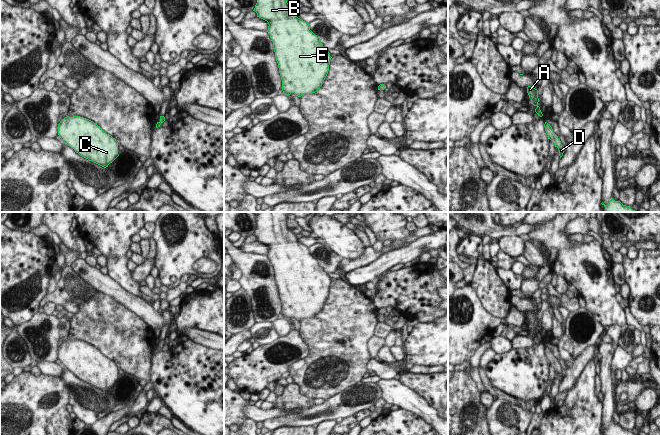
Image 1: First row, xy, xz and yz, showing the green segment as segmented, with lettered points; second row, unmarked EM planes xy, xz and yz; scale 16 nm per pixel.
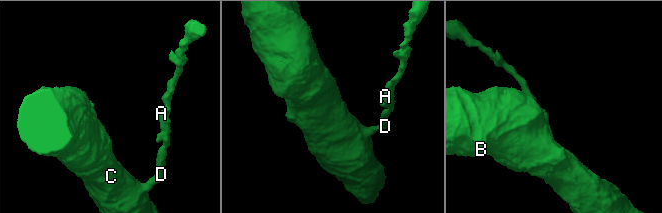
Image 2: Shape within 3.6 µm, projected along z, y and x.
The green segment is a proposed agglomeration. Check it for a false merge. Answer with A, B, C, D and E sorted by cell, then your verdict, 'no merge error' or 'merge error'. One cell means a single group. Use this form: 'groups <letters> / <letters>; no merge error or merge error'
groups A B C D E; no merge error

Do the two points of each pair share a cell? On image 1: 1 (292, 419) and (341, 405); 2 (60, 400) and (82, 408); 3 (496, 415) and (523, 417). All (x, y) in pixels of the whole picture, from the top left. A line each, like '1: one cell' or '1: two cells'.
1: one cell
2: two cells
3: one cell

